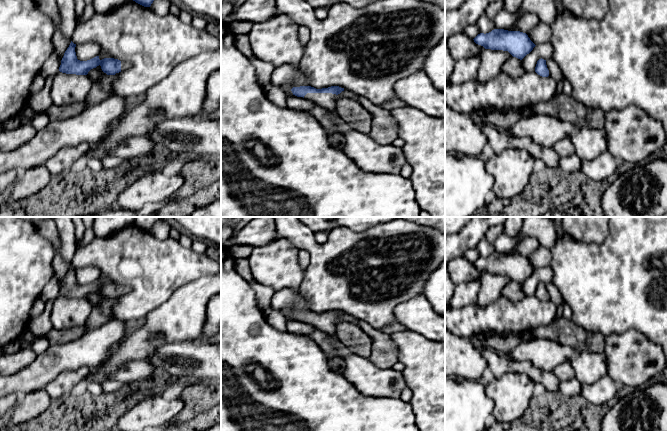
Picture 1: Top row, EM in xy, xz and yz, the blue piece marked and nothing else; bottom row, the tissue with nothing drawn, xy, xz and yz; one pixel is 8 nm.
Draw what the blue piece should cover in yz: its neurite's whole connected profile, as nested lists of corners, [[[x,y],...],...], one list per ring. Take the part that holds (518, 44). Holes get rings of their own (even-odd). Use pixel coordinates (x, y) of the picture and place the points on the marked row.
[[[494,29],[486,34],[480,33],[473,40],[485,49],[508,51],[520,60],[536,46],[526,33],[504,29]]]

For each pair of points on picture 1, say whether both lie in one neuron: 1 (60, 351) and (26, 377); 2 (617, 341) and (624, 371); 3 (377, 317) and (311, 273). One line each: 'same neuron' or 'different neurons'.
1: same neuron
2: same neuron
3: same neuron

